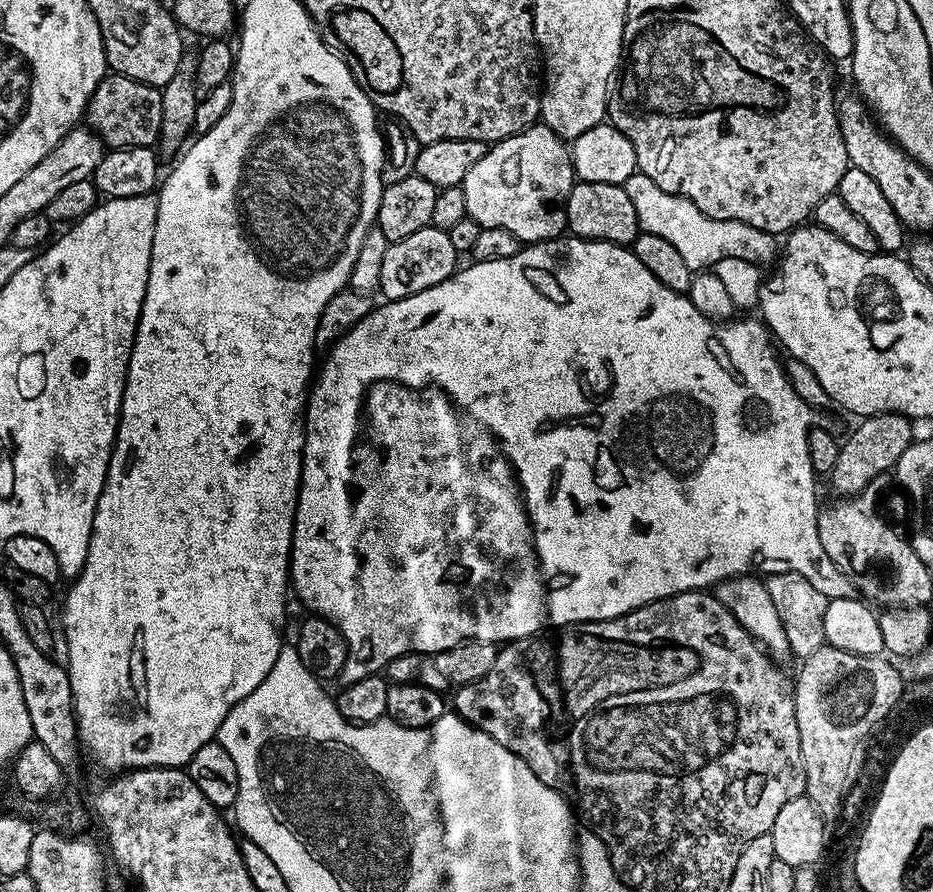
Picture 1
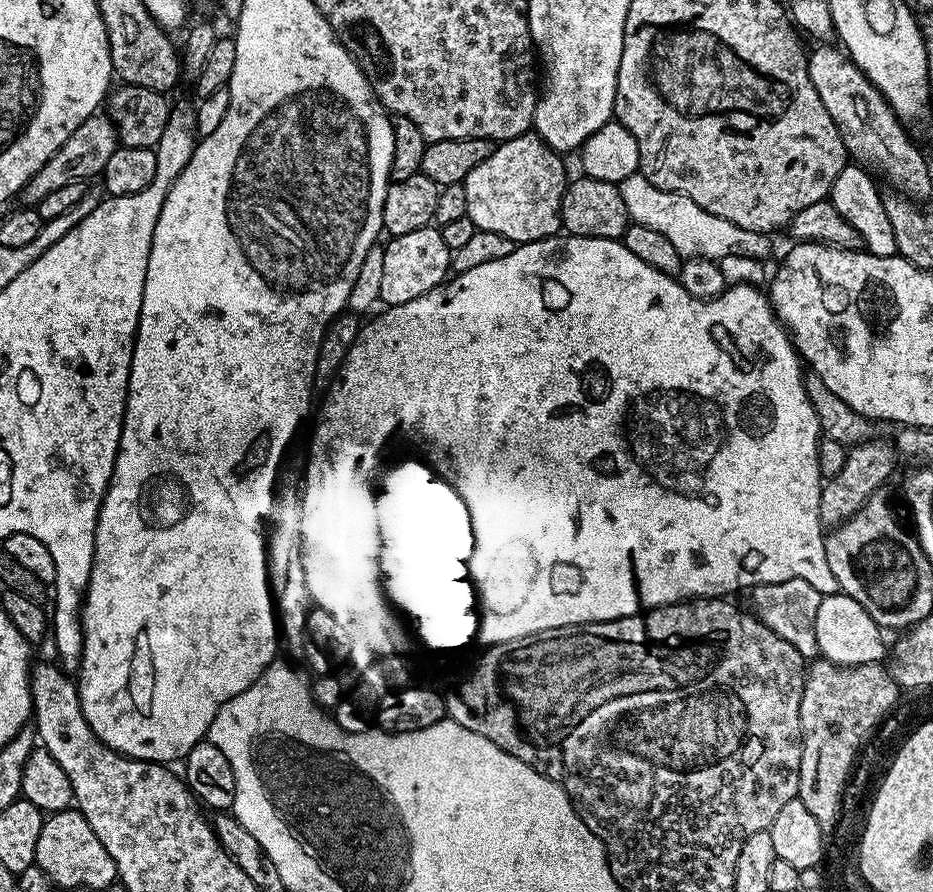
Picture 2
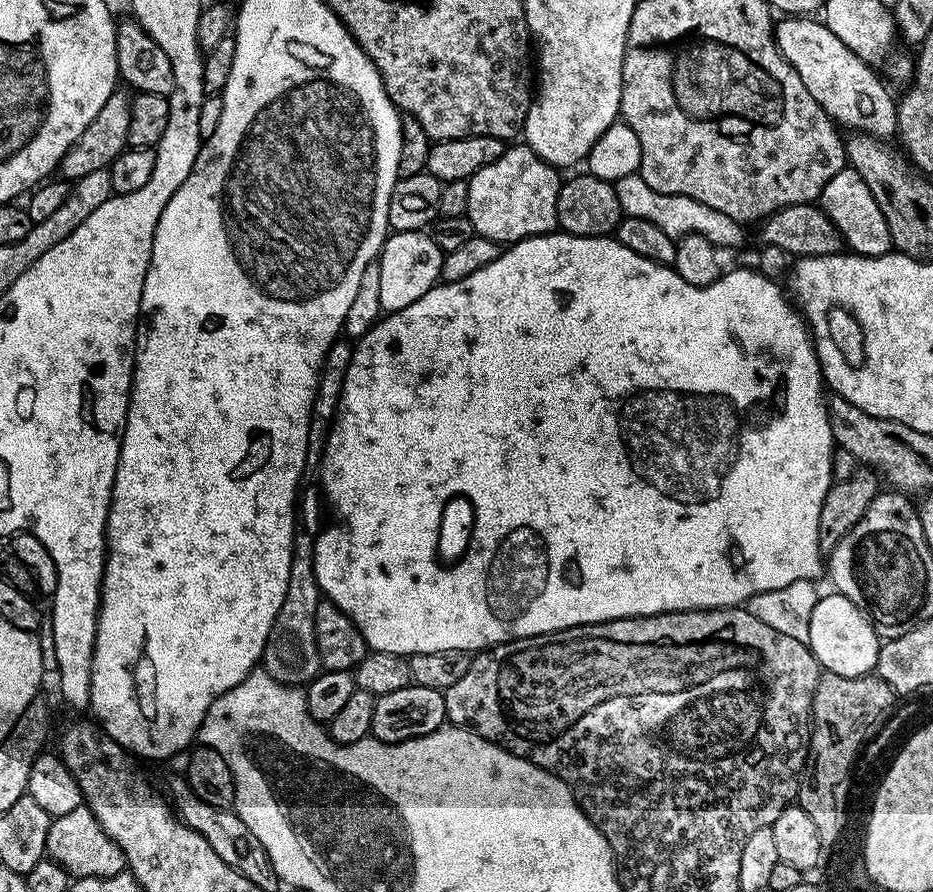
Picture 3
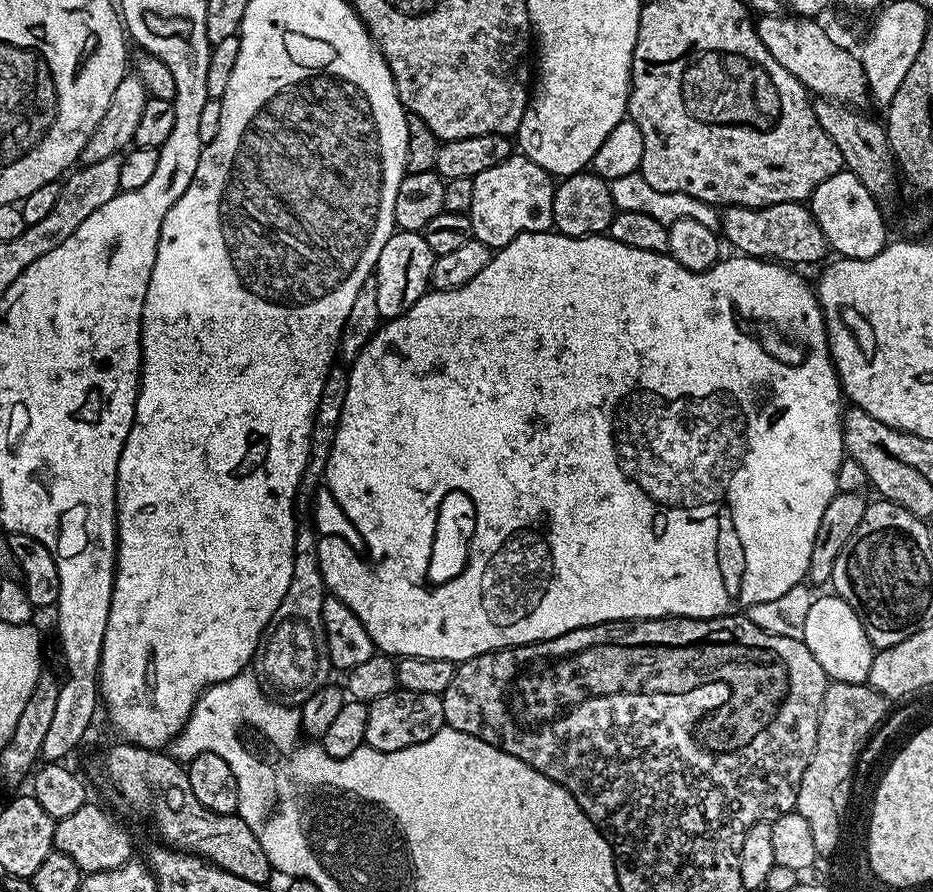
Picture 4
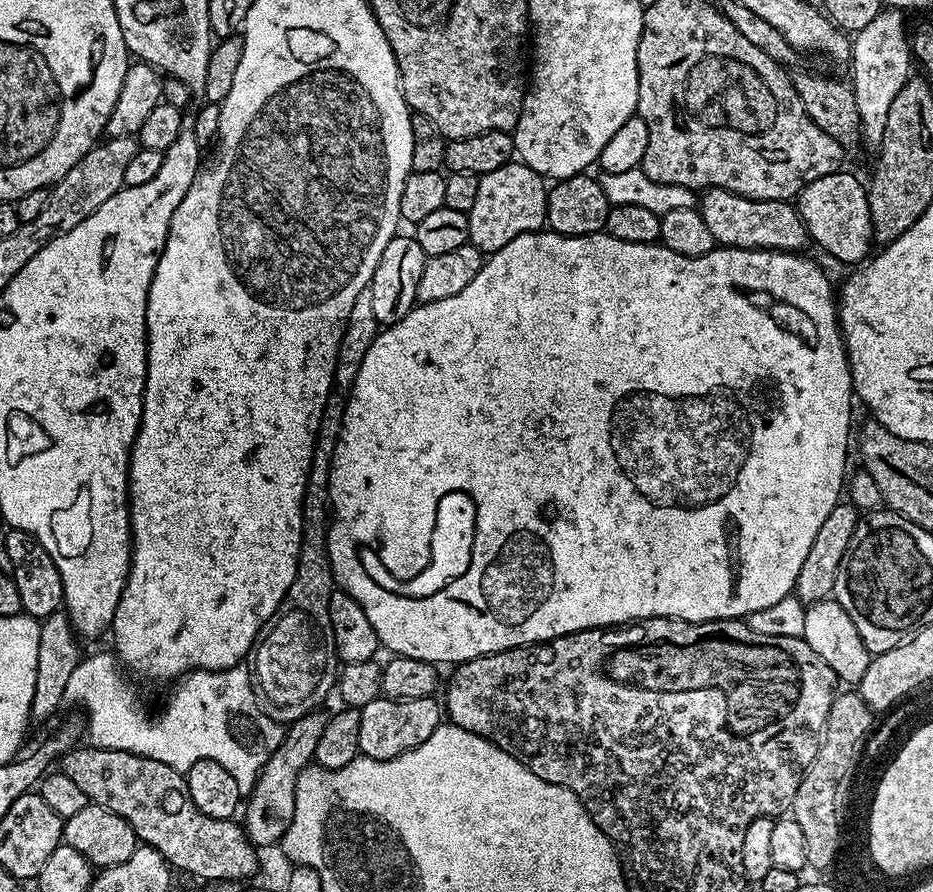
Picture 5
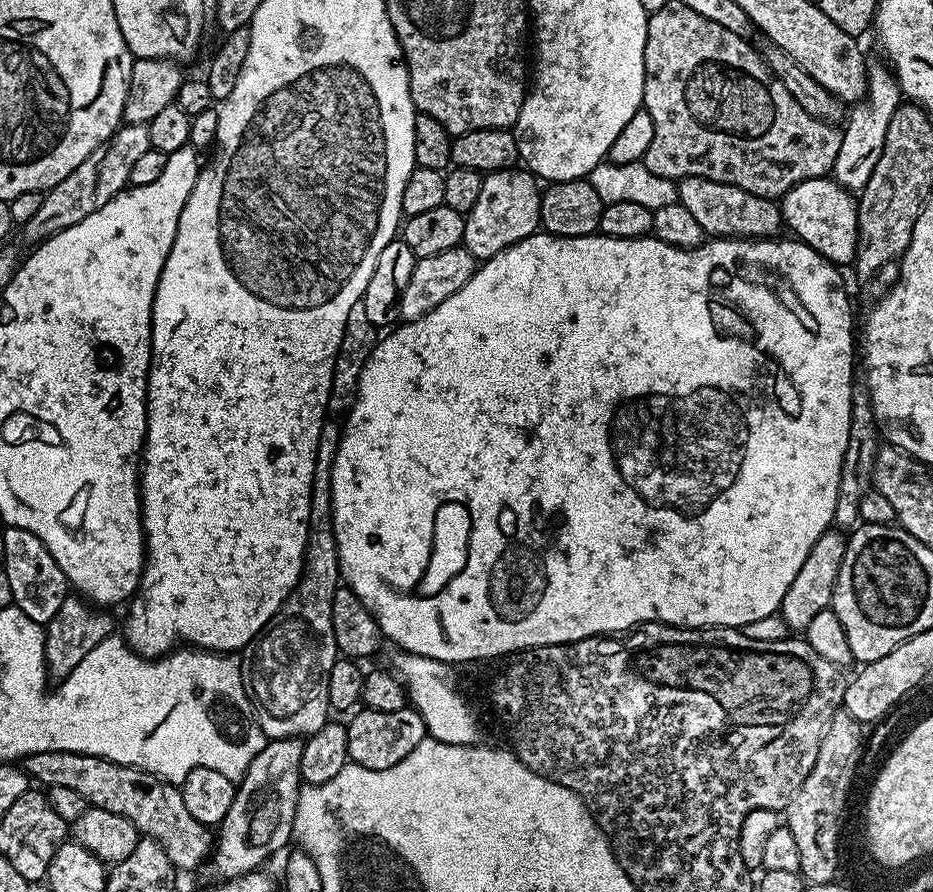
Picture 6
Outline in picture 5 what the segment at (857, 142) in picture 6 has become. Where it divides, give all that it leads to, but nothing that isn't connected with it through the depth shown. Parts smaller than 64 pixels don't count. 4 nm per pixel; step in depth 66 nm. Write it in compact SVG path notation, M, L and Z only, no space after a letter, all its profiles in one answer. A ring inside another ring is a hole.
M882 10L866 26L866 30L855 33L850 44L852 60L852 80L850 87L856 94L856 105L860 115L860 124L865 137L878 142L886 130L886 114L890 114L890 105L898 90L910 79L908 67L912 64L912 52L908 49L908 32L904 29L905 13L900 10Z

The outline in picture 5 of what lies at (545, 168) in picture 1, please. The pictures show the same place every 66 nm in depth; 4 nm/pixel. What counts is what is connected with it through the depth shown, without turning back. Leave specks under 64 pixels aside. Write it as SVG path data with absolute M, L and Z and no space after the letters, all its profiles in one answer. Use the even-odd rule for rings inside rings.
M509 162L498 170L490 170L478 182L478 195L474 206L468 211L470 234L468 239L474 247L485 254L497 252L514 238L545 227L548 215L548 188L545 177L539 176L522 162Z

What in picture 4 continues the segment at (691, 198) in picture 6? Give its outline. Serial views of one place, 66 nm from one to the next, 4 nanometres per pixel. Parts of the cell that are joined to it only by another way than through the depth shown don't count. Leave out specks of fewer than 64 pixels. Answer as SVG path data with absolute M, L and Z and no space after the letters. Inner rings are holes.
M778 202L765 208L728 206L720 216L720 228L725 241L733 244L737 253L757 258L767 258L785 266L816 264L830 249L811 207L801 202Z

